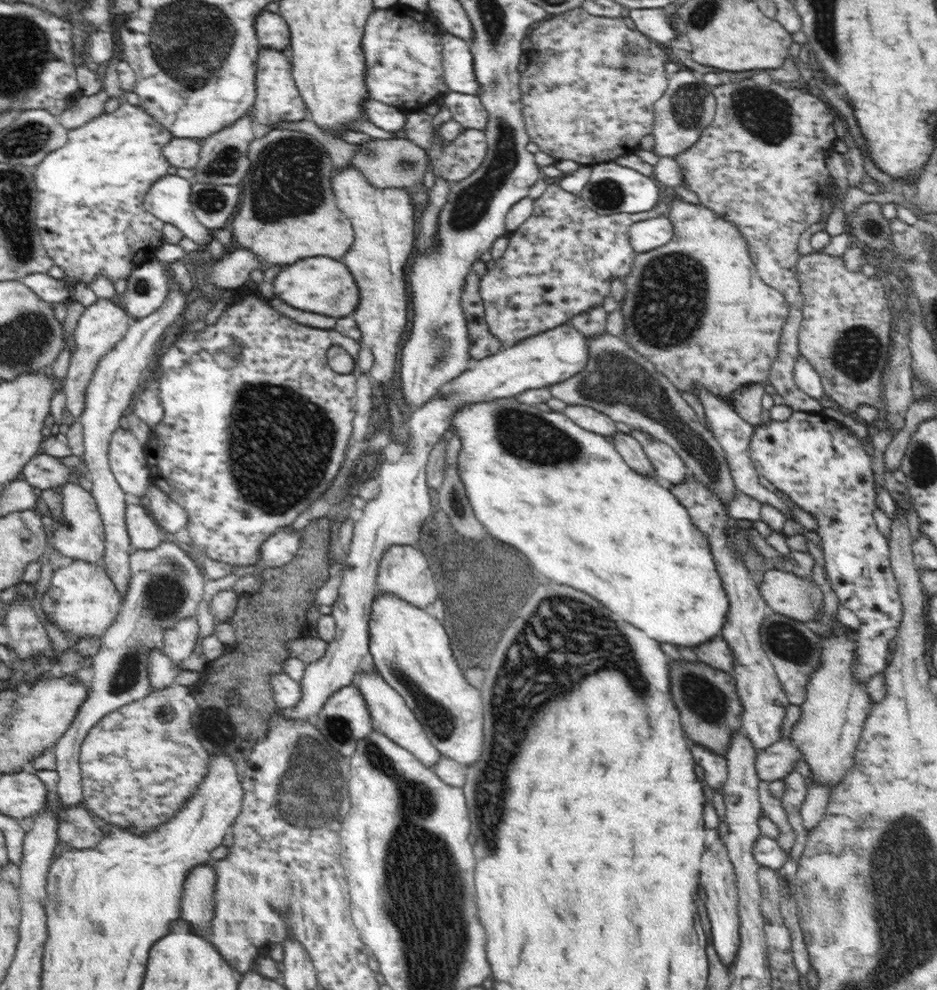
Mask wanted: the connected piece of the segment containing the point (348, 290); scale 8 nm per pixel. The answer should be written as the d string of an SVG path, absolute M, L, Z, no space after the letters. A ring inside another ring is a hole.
M313 256L286 265L272 283L276 298L306 312L316 312L338 319L352 316L356 306L360 304L360 289L352 278L350 269L342 260L338 261L328 256Z

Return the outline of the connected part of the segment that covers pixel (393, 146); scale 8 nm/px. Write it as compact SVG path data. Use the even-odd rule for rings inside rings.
M372 138L360 145L360 150L351 158L351 166L355 166L366 180L376 188L417 188L423 183L424 172L428 168L425 151L411 140L404 138Z

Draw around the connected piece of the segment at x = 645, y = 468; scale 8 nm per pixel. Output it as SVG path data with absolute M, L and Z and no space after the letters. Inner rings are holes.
M618 431L609 440L628 464L628 467L642 476L659 480L652 462L644 452L643 446L632 435Z

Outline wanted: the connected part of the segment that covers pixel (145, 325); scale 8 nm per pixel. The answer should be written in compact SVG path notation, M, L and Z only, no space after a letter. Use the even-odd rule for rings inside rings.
M166 264L164 269L168 275L168 294L161 307L144 318L133 320L126 335L99 361L94 375L88 383L88 388L86 388L86 394L84 394L84 411L78 418L83 426L85 451L82 460L88 467L86 477L92 482L92 497L96 501L105 530L105 549L101 563L117 588L121 600L128 592L128 584L130 584L132 548L125 521L125 508L129 497L124 494L116 482L109 466L109 442L112 434L119 427L122 414L129 408L130 403L133 403L134 392L141 391L146 386L148 380L144 377L144 372L148 370L150 362L158 354L158 346L163 338L162 334L168 332L169 327L179 318L191 299L191 297L186 297L186 292L182 292L179 288L179 283L175 280L170 266Z

